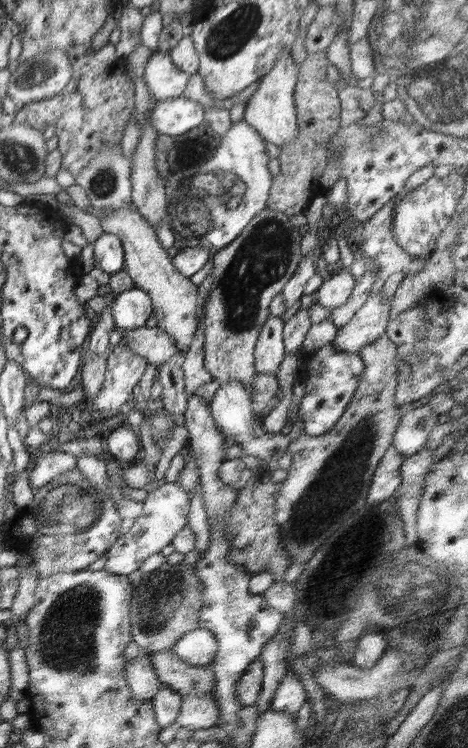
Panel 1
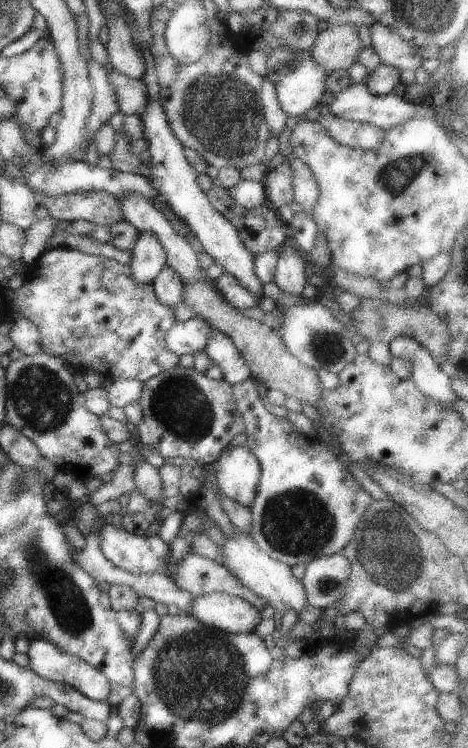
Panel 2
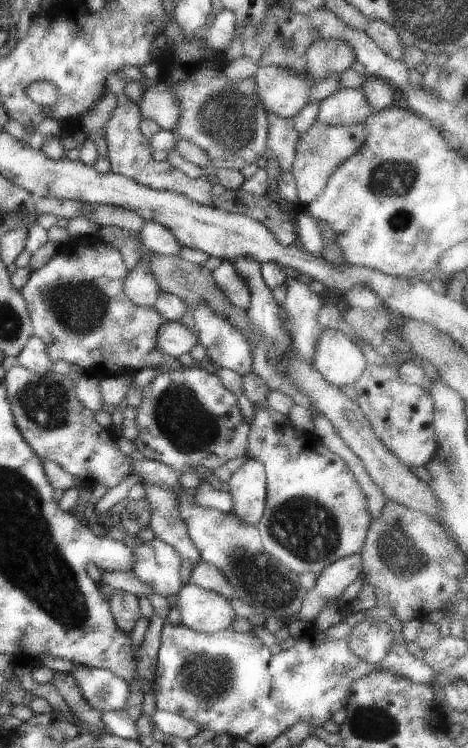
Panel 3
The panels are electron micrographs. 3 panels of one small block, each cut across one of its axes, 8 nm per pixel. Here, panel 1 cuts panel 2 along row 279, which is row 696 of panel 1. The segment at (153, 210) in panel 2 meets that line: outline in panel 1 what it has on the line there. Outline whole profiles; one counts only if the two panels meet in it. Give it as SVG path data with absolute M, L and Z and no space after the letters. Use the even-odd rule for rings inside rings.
M194 693L181 695L182 704L177 716L178 724L189 729L208 729L216 725L219 718L219 707L208 695Z

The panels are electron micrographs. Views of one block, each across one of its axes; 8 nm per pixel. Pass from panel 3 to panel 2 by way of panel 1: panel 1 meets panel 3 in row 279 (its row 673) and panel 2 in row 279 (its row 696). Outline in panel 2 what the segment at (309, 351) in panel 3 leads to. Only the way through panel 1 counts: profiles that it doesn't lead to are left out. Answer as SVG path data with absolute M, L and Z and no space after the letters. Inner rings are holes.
M282 246L278 250L278 262L275 268L273 281L280 290L298 294L304 290L306 284L307 258L299 253L294 247Z

